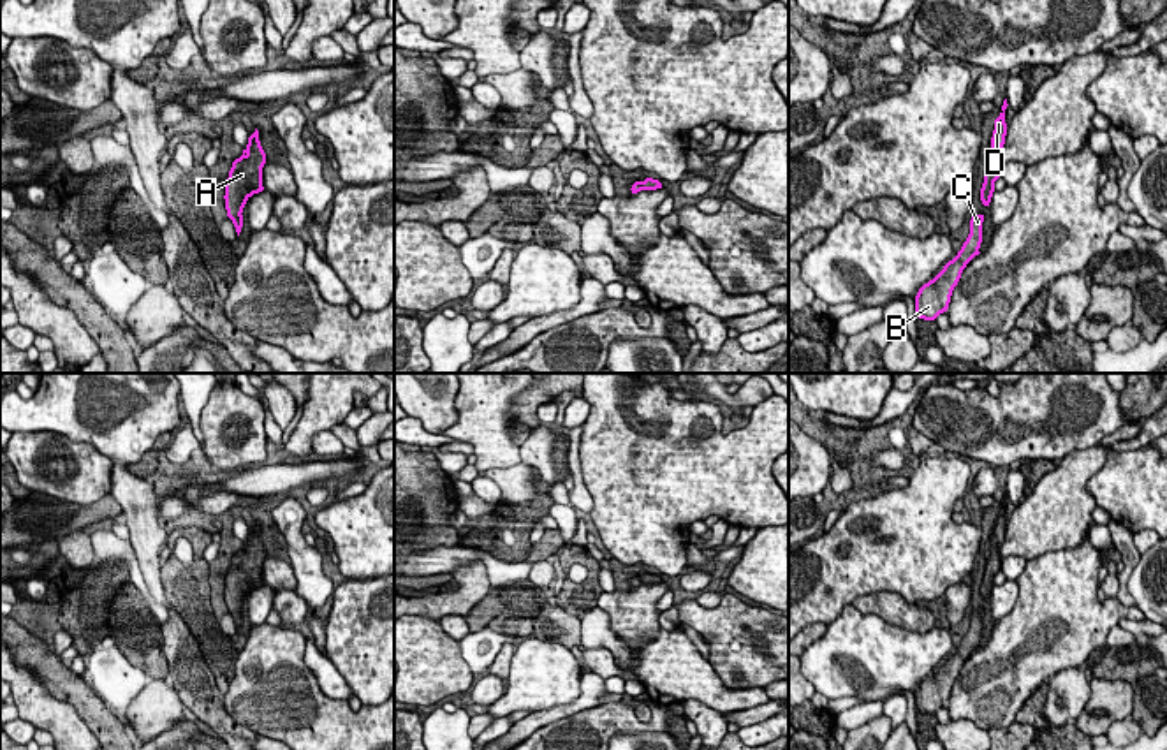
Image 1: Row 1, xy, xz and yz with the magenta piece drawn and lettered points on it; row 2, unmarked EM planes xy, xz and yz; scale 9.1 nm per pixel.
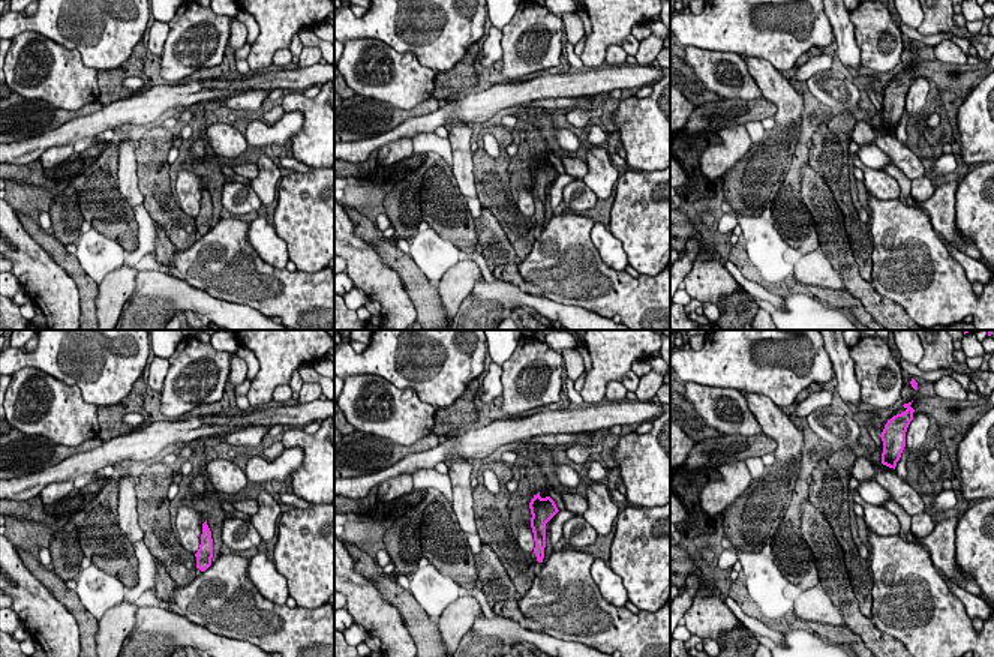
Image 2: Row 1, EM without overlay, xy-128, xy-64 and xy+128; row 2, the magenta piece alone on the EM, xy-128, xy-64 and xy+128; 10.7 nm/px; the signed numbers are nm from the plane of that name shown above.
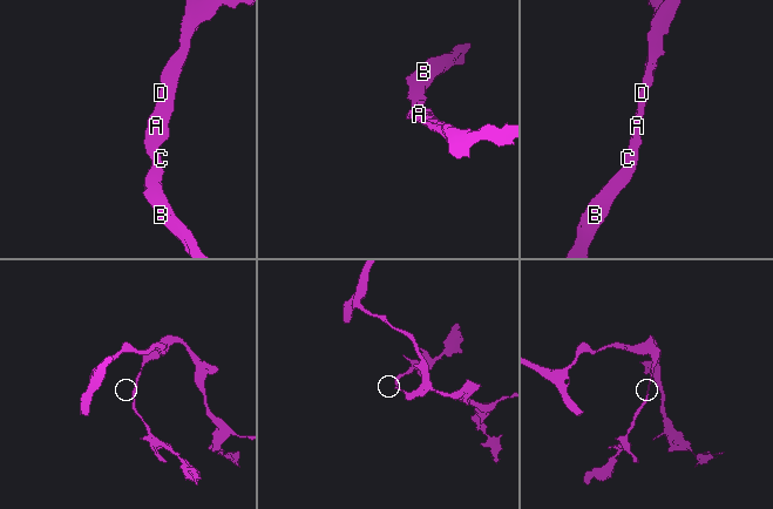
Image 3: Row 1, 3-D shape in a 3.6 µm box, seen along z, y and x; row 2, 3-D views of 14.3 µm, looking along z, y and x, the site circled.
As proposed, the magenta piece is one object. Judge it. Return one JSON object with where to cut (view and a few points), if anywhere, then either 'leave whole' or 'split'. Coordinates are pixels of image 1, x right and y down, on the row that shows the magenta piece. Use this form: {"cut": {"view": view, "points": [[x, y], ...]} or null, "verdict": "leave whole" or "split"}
{"cut": null, "verdict": "leave whole"}

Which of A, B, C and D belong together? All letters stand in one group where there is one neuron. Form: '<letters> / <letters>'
A B C D

